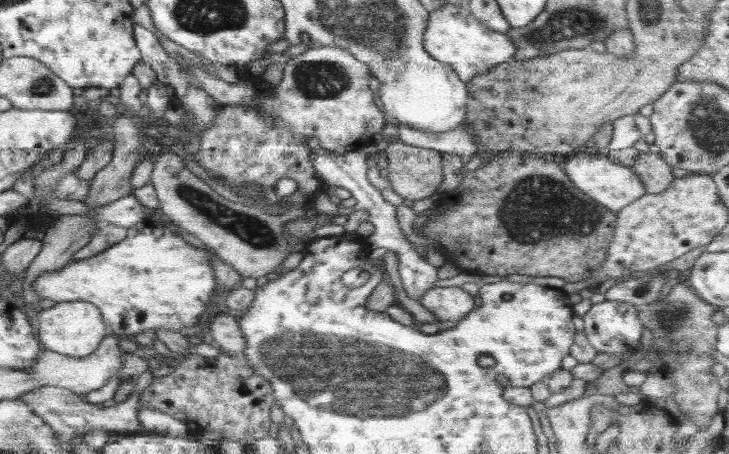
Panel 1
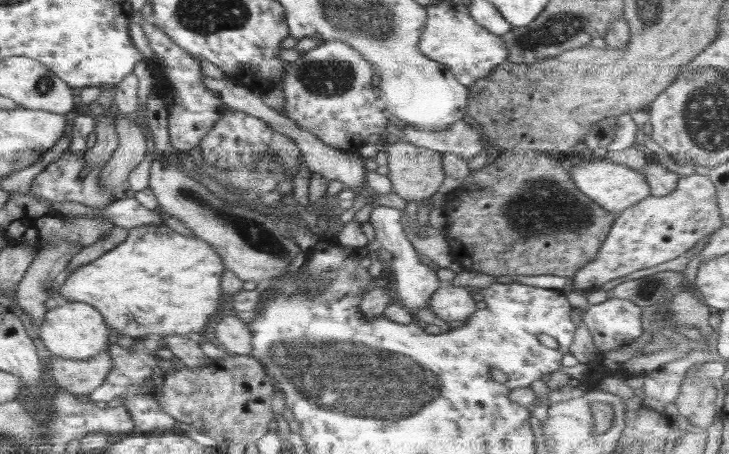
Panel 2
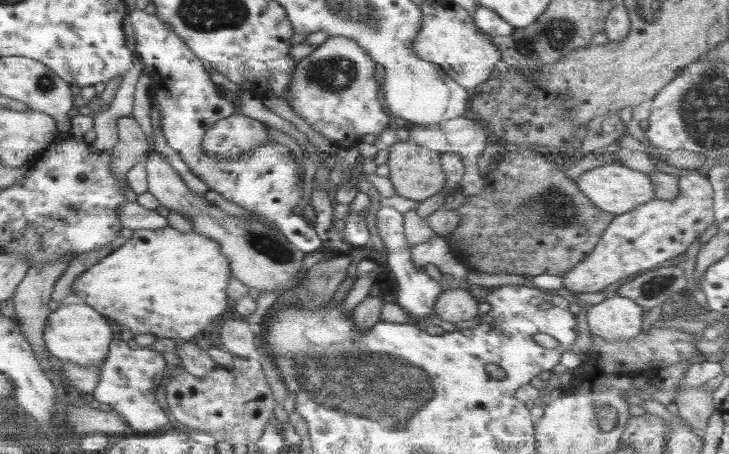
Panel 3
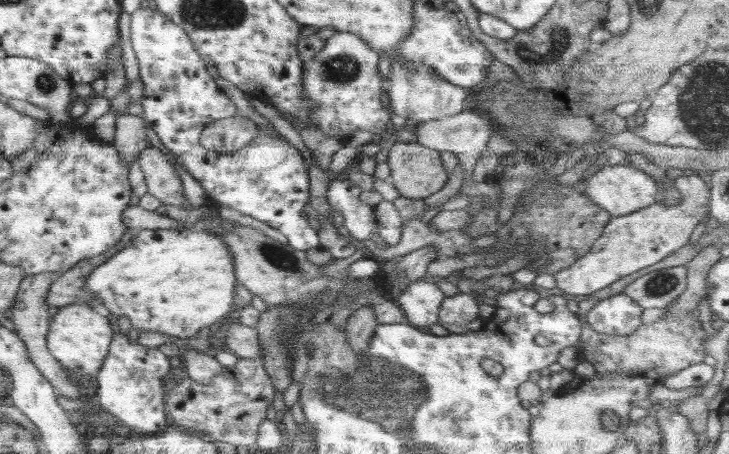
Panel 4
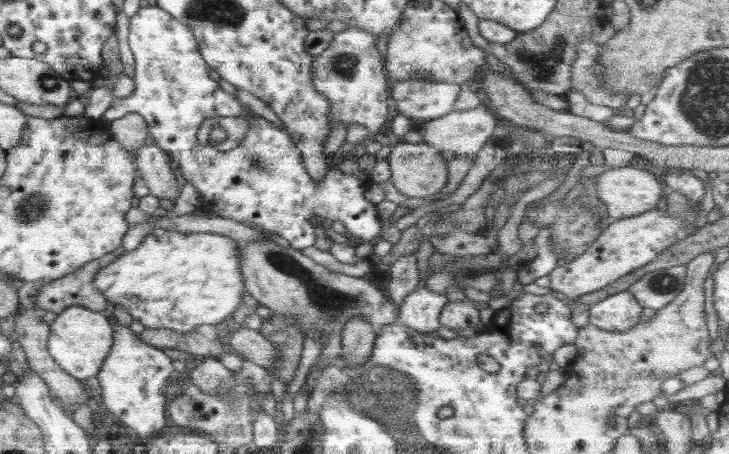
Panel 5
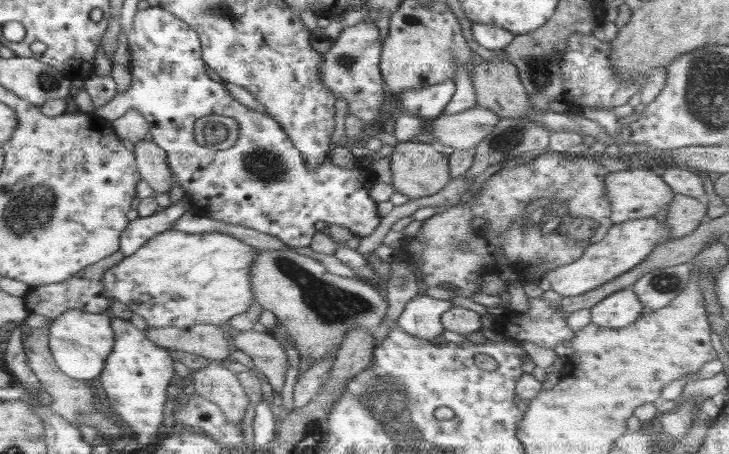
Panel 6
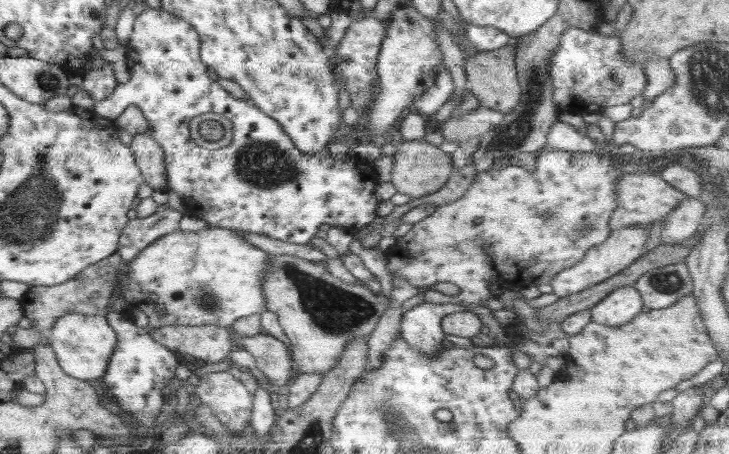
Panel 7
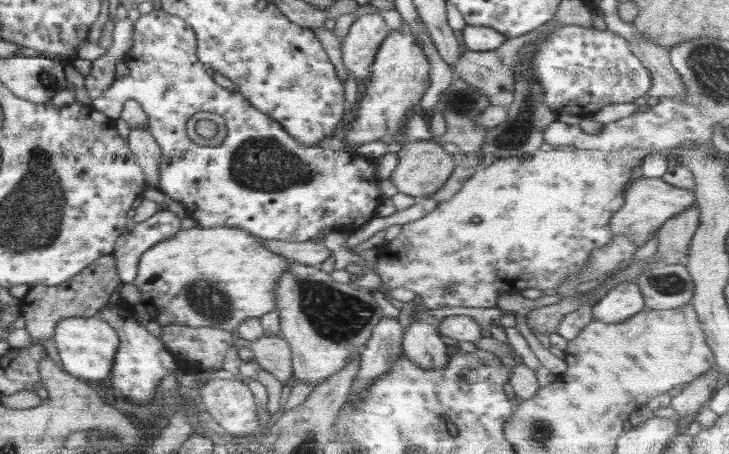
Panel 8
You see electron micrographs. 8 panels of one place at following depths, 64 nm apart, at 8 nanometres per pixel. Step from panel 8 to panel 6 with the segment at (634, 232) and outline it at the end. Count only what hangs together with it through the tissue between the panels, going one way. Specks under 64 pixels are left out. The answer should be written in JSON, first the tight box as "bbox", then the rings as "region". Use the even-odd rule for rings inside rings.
{"bbox":[606,168,676,224],"region":[[[642,168],[611,172],[606,180],[606,196],[611,204],[611,221],[613,224],[629,220],[652,218],[656,212],[664,210],[674,198],[676,192],[666,184],[659,173],[659,168]]]}

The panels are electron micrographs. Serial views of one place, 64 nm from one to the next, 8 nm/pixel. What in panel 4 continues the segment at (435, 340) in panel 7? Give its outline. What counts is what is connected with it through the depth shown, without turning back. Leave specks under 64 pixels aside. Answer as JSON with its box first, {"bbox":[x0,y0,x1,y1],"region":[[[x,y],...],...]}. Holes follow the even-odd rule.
{"bbox":[398,277,444,328],"region":[[[425,277],[412,281],[398,297],[399,307],[405,318],[403,322],[417,328],[436,325],[444,299],[444,293],[433,280]]]}

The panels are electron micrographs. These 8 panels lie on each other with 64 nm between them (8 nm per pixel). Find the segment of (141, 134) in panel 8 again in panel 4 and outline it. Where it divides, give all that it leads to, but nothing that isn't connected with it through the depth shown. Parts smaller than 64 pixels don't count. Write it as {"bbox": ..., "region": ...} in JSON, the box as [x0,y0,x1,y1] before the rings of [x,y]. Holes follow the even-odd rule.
{"bbox":[137,143,187,208],"region":[[[152,143],[144,149],[137,162],[143,170],[148,194],[158,198],[162,204],[178,208],[187,202],[181,183],[184,178],[178,176],[167,154],[157,144]]]}

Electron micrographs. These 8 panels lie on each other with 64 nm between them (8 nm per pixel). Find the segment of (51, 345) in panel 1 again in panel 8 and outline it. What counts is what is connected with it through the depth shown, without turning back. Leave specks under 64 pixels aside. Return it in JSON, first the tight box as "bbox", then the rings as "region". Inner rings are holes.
{"bbox":[52,316,120,382],"region":[[[100,316],[68,317],[56,323],[52,336],[63,370],[78,379],[105,382],[114,367],[120,339],[117,332]]]}

